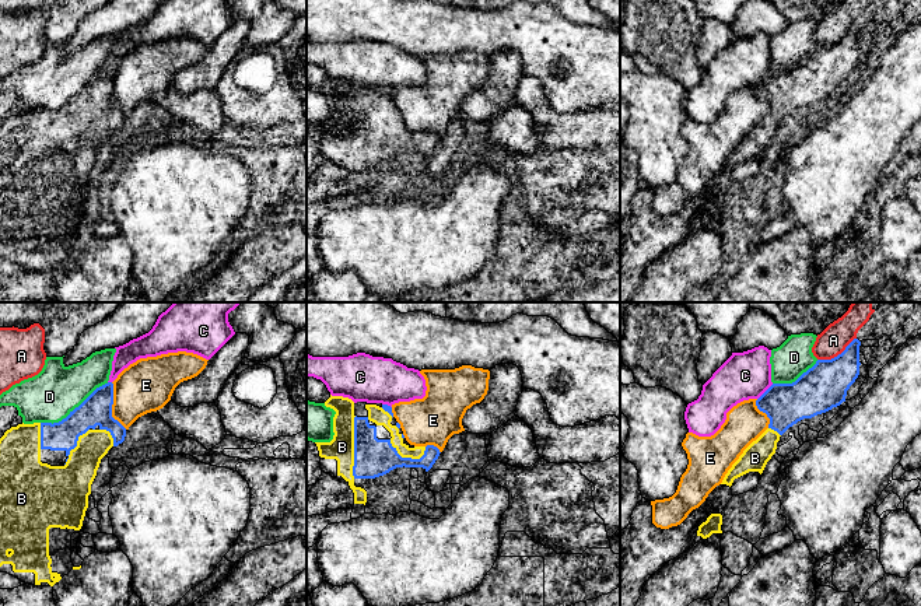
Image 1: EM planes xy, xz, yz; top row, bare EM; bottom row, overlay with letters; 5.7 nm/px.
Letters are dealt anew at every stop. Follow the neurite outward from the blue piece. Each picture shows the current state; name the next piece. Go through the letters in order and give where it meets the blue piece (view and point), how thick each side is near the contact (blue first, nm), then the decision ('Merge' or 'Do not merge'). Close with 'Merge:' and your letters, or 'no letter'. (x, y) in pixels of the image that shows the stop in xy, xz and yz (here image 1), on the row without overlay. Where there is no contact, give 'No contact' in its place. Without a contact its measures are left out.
A: Touches blue at yz (837, 42). Thickness 260 nm (blue) against 160 nm. Do not merge
B: Touches blue at xz (354, 133). Thickness 220 nm (blue) against 140 nm. Merge
C: Touches blue at yz (764, 79). Thickness 240 nm (blue) against 280 nm. Do not merge
D: Touches blue at xy (76, 94). Thickness 180 nm (blue) against 300 nm. Do not merge
E: Touches blue at xy (111, 93). Thickness 180 nm (blue) against 300 nm. Do not merge
Merge: B

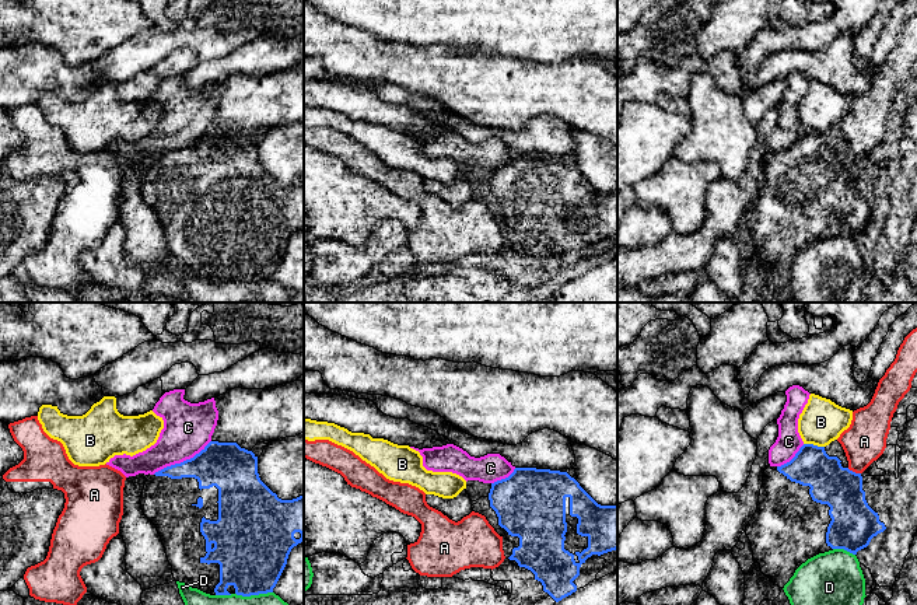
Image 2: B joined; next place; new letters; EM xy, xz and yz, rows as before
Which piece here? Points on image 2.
A: Touches blue at yz (854, 158). Thickness 240 nm (blue) against 240 nm. Do not merge
B: Touches blue at yz (812, 130). Thickness 240 nm (blue) against 260 nm. Do not merge
C: Touches blue at xy (181, 149). Thickness 260 nm (blue) against 280 nm. Do not merge
D: Touches blue at yz (844, 235). Thickness 260 nm (blue) against 420 nm. Do not merge
Merge: no letter

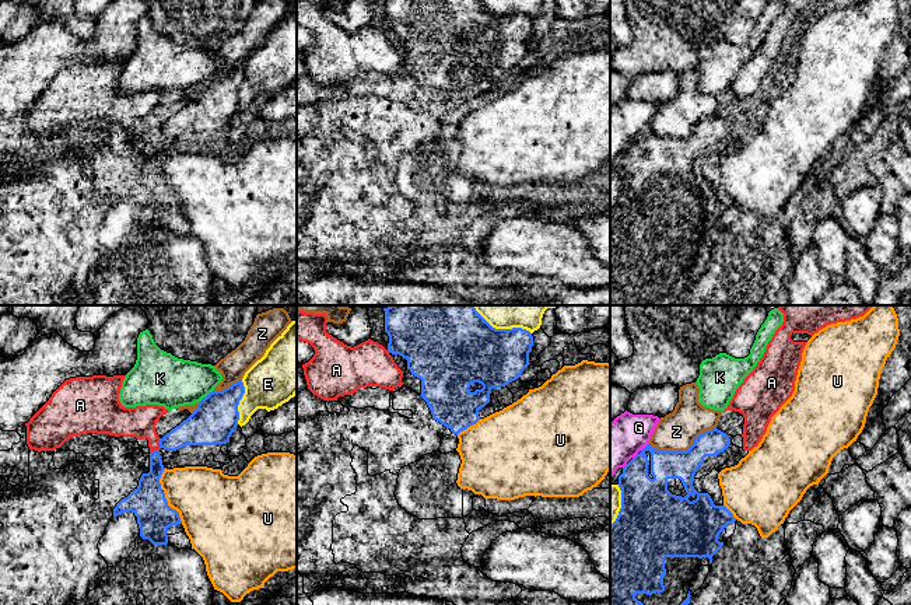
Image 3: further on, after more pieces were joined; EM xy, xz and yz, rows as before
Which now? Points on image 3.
A: Touches blue at xy (160, 133). Thickness 190 nm (blue) against 180 nm. Do not merge
E: Touches blue at xy (238, 88). Thickness 260 nm (blue) against 280 nm. Do not merge
G: Touches blue at yz (645, 133). Thickness 190 nm (blue) against 280 nm. Do not merge
K: Touches blue at xy (207, 81). Thickness 260 nm (blue) against 300 nm. Do not merge
U: Touches blue at xy (172, 195). Thickness 200 nm (blue) against 420 nm. Do not merge
Z: Touches blue at yz (683, 137). Thickness 160 nm (blue) against 220 nm. Do not merge
Merge: no letter

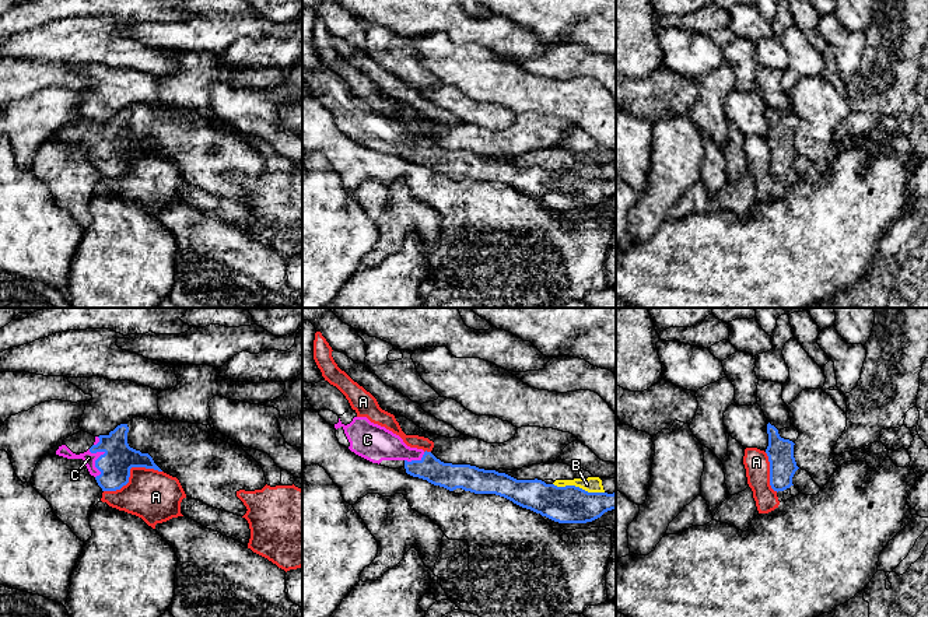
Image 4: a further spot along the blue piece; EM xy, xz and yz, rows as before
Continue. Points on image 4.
A: Touches blue at xy (129, 158). Thickness 180 nm (blue) against 300 nm. Do not merge
B: Touches blue at xz (578, 174). Thickness 220 nm (blue) against 100 nm. Do not merge
C: Touches blue at xy (97, 146). Thickness 180 nm (blue) against 70 nm. Merge
Merge: C

